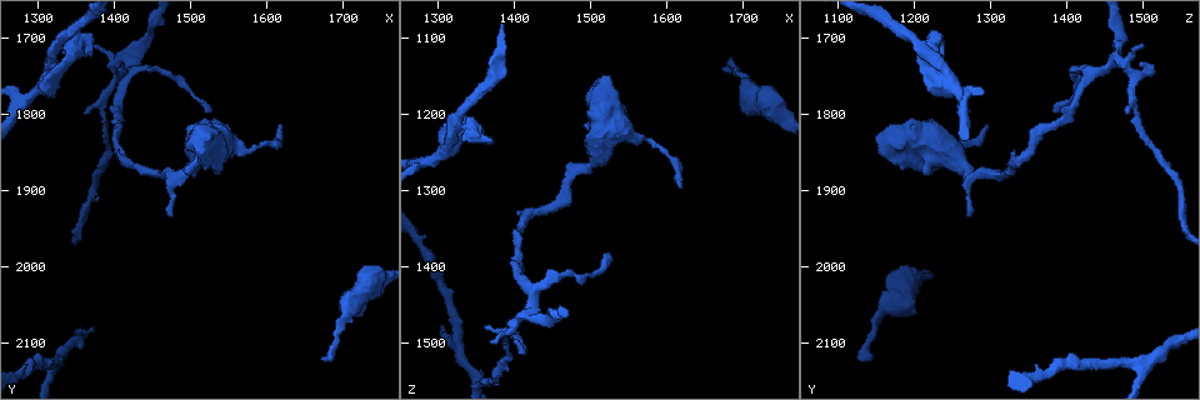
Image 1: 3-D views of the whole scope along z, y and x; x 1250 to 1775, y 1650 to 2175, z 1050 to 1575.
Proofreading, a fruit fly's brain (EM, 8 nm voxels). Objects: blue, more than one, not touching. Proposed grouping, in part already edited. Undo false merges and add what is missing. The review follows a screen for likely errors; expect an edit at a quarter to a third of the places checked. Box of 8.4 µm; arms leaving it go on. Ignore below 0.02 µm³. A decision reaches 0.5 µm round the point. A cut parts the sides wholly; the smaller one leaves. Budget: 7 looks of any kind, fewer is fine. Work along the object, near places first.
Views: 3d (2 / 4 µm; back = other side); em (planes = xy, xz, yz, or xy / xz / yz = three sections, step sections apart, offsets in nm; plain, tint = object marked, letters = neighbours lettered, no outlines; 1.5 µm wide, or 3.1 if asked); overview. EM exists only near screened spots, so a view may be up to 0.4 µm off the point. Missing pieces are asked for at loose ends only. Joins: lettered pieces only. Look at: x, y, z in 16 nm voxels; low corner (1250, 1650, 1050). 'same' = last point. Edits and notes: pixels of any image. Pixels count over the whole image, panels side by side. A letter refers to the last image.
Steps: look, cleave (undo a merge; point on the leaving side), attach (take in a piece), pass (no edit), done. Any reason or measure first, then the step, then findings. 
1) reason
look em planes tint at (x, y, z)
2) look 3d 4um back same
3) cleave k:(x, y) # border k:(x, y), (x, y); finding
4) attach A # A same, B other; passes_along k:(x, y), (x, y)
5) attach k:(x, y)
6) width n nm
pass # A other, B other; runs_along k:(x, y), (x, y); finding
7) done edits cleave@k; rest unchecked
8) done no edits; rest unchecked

an open end
look em planes letters at (1670, 2120, 1140)

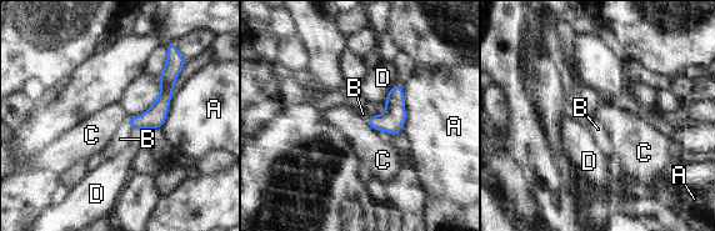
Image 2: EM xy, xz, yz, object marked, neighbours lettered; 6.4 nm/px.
width 100 nm
attach B # A other, B same, C other, D other; passes_along 2:(154, 117), (126, 122), (120, 139); the cell continues

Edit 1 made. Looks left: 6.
branch point
look em xz step 8 letters at (1330, 2125, 1490)

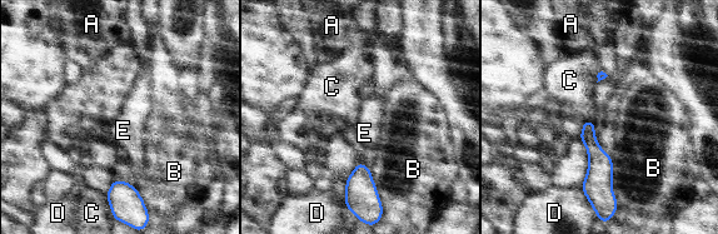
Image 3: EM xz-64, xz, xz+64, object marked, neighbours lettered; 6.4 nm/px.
another direction
look em planes letters same

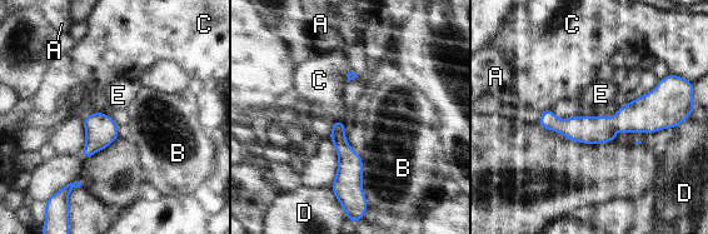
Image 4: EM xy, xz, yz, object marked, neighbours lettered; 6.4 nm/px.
pass # A other, B other, C other, D other, E other; all the same cell

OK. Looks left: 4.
done edits attach@2; rest unchecked

